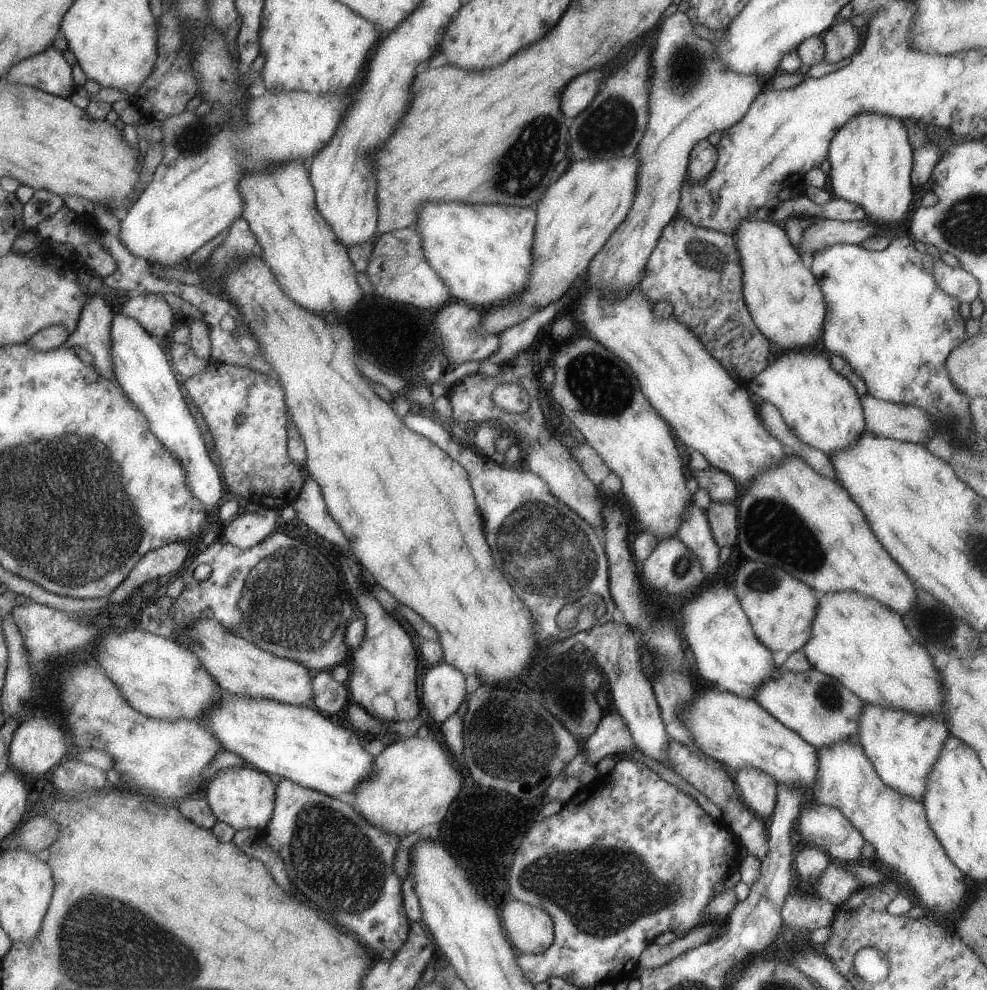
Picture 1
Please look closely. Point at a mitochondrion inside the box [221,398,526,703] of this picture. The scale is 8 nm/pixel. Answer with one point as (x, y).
(293, 602)

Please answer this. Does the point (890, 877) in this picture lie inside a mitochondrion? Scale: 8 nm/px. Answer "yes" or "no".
no

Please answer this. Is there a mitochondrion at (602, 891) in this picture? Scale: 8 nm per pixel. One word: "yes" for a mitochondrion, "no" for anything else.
yes

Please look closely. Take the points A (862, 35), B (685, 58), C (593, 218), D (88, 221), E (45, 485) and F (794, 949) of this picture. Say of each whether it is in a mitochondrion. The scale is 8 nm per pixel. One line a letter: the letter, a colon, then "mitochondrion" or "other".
A: other
B: mitochondrion
C: other
D: other
E: mitochondrion
F: other

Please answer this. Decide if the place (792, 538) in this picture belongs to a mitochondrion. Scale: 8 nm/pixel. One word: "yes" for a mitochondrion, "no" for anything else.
yes

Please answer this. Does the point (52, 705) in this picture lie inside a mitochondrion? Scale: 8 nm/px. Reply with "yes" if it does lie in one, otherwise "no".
no

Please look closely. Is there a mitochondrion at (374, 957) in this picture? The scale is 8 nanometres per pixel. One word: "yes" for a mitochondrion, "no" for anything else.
no

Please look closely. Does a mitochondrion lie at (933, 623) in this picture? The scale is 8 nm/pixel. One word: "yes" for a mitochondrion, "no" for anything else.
yes

